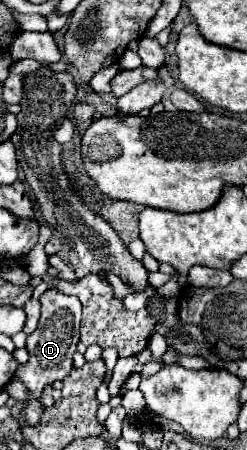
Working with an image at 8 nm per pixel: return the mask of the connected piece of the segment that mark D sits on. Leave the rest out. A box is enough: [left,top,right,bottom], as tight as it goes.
[16,289,82,425]

